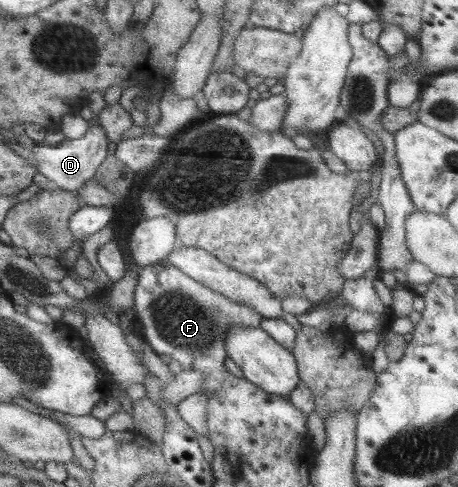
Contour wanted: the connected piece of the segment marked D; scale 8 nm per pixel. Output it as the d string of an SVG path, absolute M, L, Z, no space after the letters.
M96 123L80 139L64 139L58 145L34 145L31 153L38 161L37 170L46 179L49 179L56 188L76 193L95 174L96 168L106 157L108 139L104 136L102 128Z

